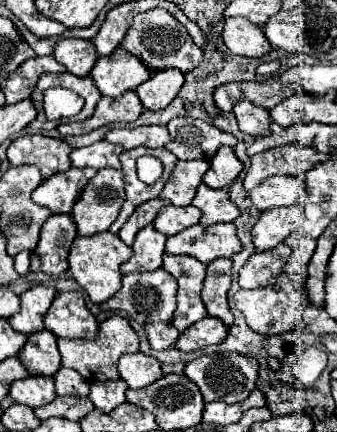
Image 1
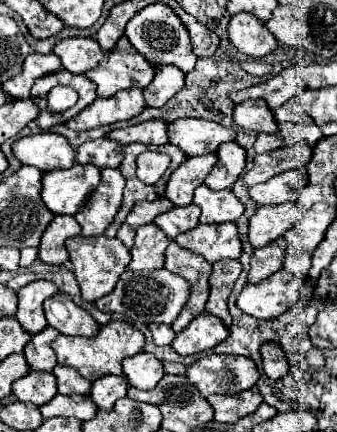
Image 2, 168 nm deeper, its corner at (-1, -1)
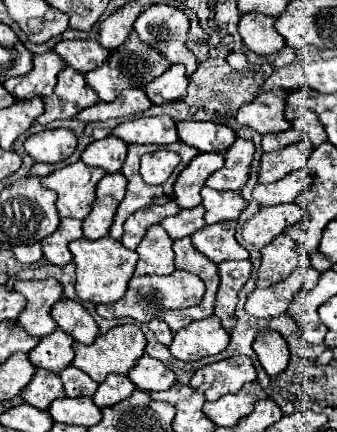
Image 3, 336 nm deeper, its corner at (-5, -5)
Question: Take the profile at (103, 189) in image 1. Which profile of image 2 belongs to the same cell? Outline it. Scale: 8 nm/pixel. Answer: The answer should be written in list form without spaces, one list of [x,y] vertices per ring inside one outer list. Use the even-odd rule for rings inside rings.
[[[117,168],[101,170],[101,184],[93,192],[87,206],[75,214],[83,236],[101,236],[121,208],[125,178]]]

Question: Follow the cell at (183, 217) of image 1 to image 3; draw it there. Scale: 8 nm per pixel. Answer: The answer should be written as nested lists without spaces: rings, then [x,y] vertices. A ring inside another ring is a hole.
[[[197,206],[197,208],[191,208],[191,210],[181,210],[177,216],[165,218],[161,222],[161,228],[173,240],[185,238],[185,236],[191,236],[193,232],[197,232],[197,230],[201,230],[205,226],[203,214],[205,214],[205,208],[203,206]]]

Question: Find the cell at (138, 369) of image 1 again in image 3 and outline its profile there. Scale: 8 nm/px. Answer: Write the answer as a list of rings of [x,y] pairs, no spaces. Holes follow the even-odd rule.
[[[143,354],[129,372],[131,382],[139,390],[169,390],[175,384],[175,374],[161,362]]]

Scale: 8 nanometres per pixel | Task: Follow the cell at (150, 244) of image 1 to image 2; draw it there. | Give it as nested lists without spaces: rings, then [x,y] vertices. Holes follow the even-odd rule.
[[[155,224],[141,226],[135,236],[135,244],[131,248],[133,260],[129,262],[129,270],[157,270],[163,268],[165,248],[169,246],[167,234]]]

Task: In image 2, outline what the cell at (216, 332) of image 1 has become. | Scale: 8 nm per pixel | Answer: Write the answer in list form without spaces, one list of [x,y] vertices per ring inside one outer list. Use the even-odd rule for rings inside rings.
[[[203,312],[197,318],[193,318],[193,322],[185,326],[185,330],[181,330],[175,336],[171,346],[177,354],[187,356],[215,348],[225,338],[227,338],[227,328],[223,326],[223,322],[217,316]]]

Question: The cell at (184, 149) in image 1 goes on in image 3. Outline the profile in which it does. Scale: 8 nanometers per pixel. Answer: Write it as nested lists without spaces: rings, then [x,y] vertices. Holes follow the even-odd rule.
[[[177,122],[179,140],[199,152],[219,152],[223,154],[235,140],[237,134],[221,124],[213,122]]]

